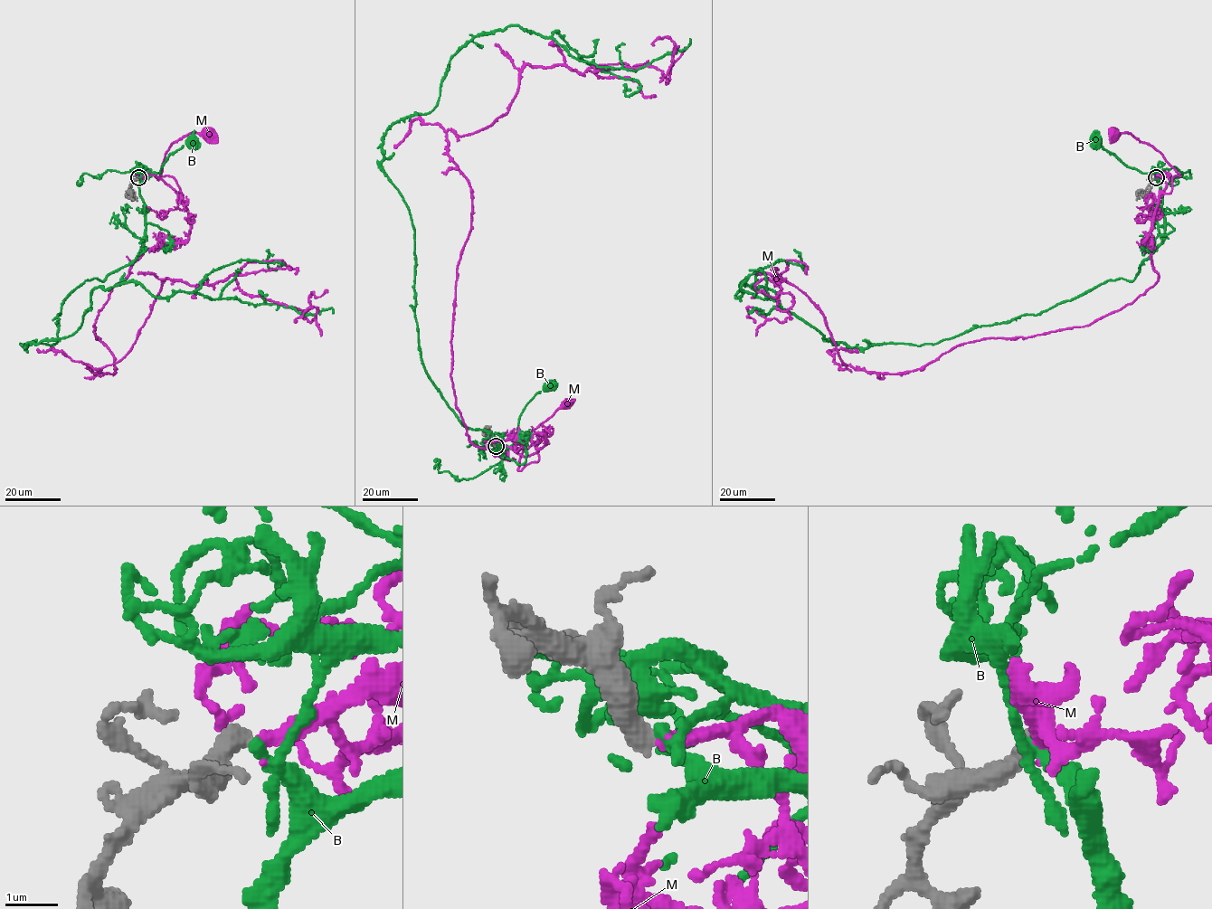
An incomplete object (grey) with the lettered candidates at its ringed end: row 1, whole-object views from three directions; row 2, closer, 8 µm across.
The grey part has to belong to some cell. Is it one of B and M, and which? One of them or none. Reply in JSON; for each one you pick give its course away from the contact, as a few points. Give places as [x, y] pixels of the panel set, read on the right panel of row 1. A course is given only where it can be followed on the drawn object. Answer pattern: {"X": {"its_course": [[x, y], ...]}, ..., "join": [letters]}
{"M": {"its_course": [[1156, 177], [1166, 182], [1159, 196], [1180, 175], [1150, 146], [1114, 133]]}, "join": ["M"]}

